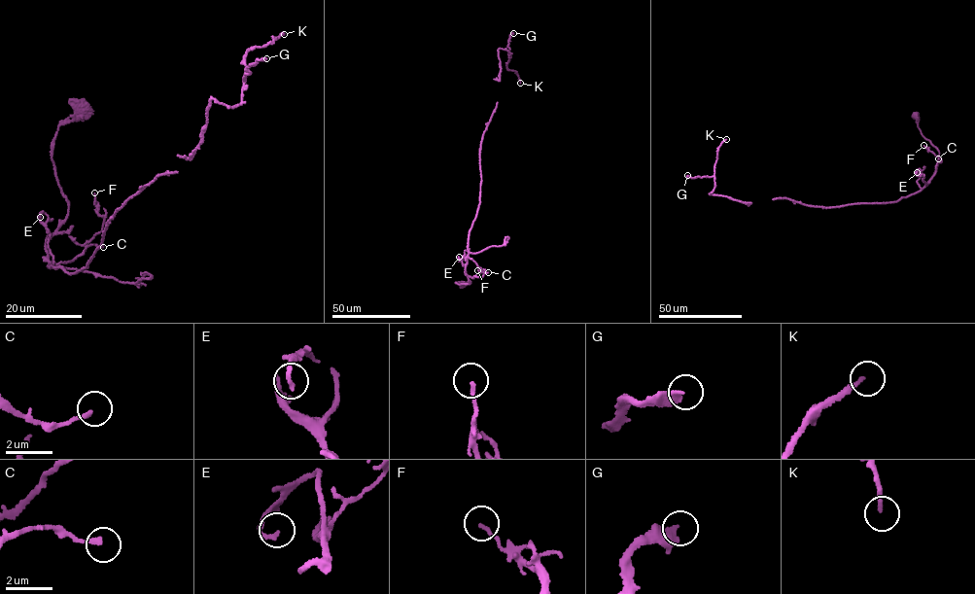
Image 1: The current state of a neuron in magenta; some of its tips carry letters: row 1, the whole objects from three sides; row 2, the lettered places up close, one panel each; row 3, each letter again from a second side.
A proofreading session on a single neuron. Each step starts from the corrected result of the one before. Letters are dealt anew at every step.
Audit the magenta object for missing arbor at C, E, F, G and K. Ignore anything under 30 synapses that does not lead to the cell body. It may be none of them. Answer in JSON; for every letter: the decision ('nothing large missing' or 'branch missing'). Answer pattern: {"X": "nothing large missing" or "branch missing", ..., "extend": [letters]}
{"C": "nothing large missing", "E": "nothing large missing", "F": "nothing large missing", "G": "branch missing", "K": "branch missing", "extend": ["G", "K"]}

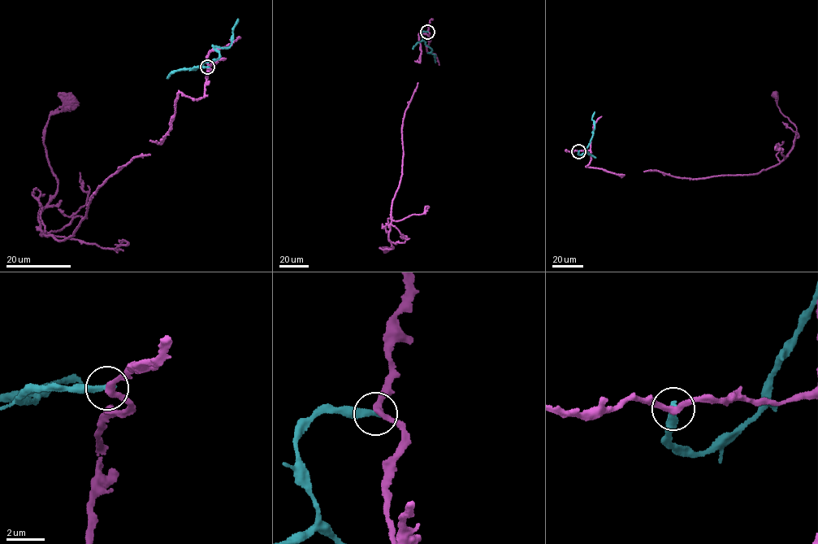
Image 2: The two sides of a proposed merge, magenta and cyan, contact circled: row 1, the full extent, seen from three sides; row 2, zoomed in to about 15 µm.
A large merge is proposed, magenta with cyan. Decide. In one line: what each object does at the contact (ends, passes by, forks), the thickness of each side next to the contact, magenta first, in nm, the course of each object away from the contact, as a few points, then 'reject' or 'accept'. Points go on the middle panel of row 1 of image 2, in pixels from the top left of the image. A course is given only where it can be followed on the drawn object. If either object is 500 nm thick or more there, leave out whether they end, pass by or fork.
magenta passes by; cyan ends there; 280 nm thick on the magenta side, 320 nm on the other; magenta runs (427, 32), (429, 41), (418, 33), (386, 249); cyan runs (427, 32), (424, 31), (421, 36), (426, 45), (431, 49), (428, 53), (435, 55), (435, 63); reject

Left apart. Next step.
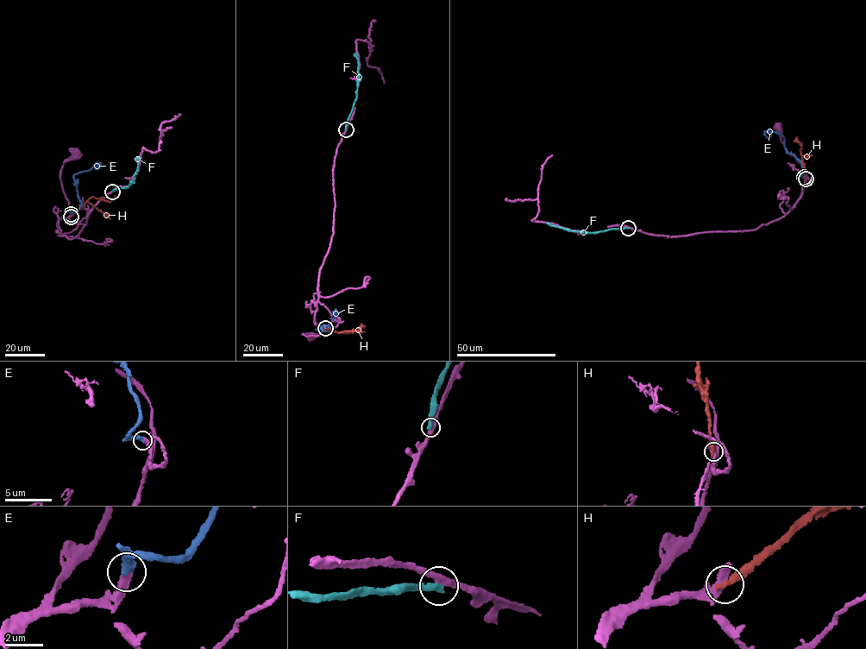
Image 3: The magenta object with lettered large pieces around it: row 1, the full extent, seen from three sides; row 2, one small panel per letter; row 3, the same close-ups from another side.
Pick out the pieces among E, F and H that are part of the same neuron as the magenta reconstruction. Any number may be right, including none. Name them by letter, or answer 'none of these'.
E

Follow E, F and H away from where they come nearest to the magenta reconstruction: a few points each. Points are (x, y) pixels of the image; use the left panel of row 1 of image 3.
E: (71, 214), (77, 212), (81, 204), (74, 175), (98, 164), (96, 168), (95, 166)
F: (112, 191), (132, 183), (139, 155)
H: (71, 217), (91, 197), (110, 201), (119, 196)

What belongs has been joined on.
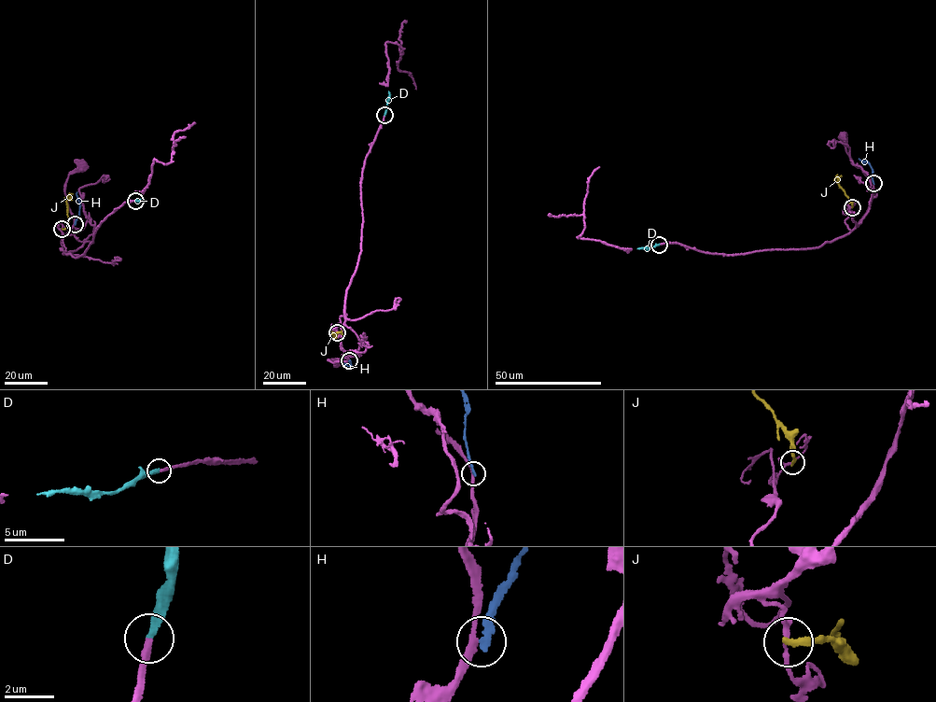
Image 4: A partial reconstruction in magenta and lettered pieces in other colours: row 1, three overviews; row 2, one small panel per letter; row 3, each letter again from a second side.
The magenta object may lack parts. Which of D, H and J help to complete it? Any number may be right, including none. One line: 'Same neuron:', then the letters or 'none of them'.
Same neuron: D

